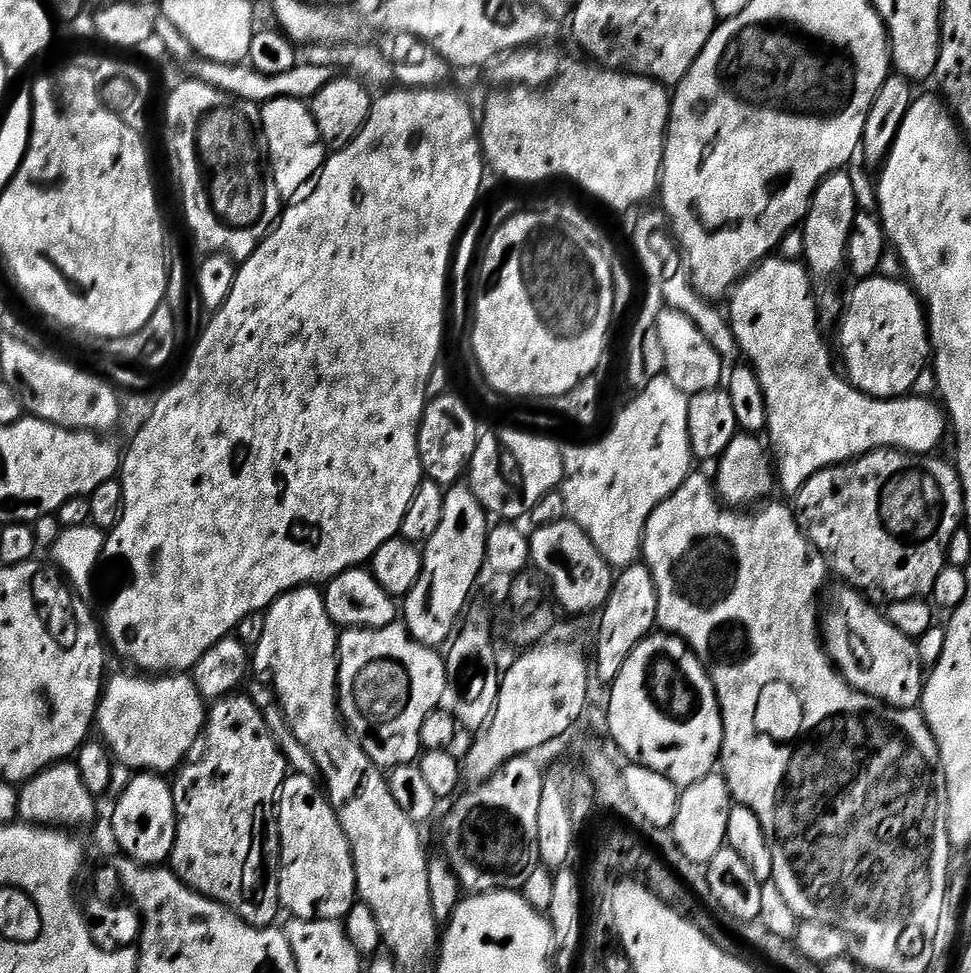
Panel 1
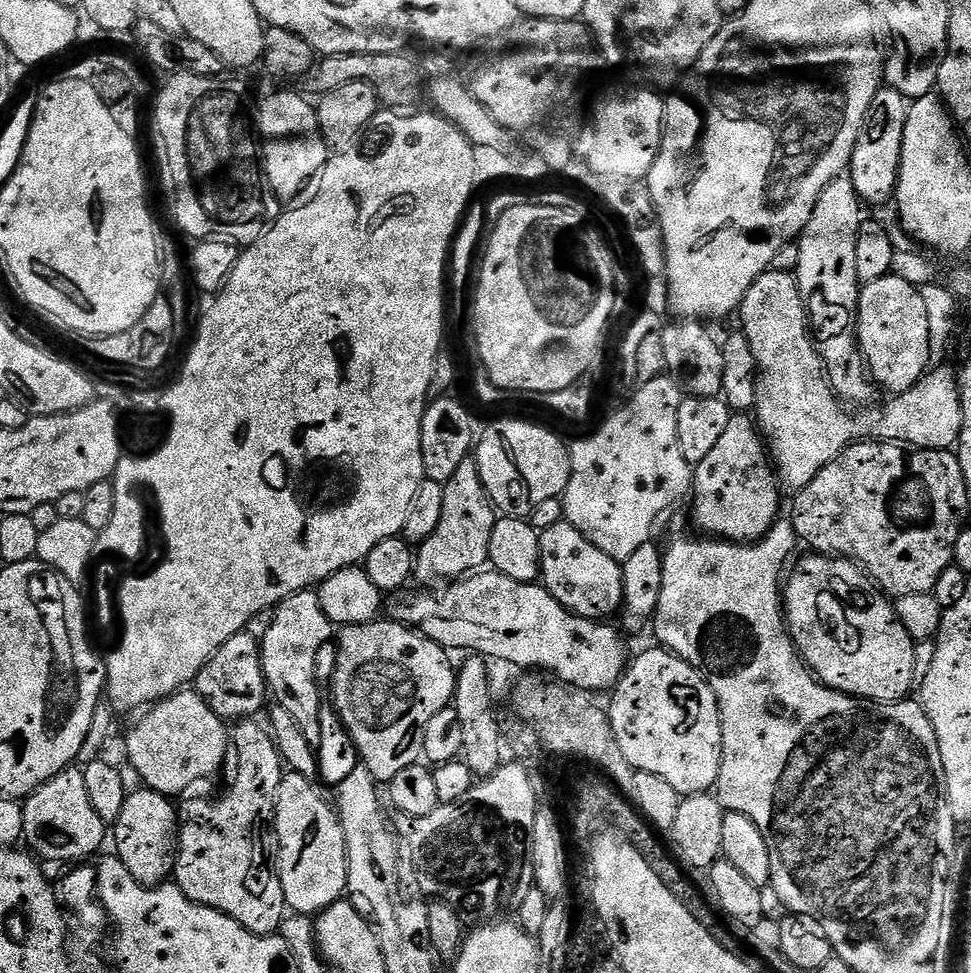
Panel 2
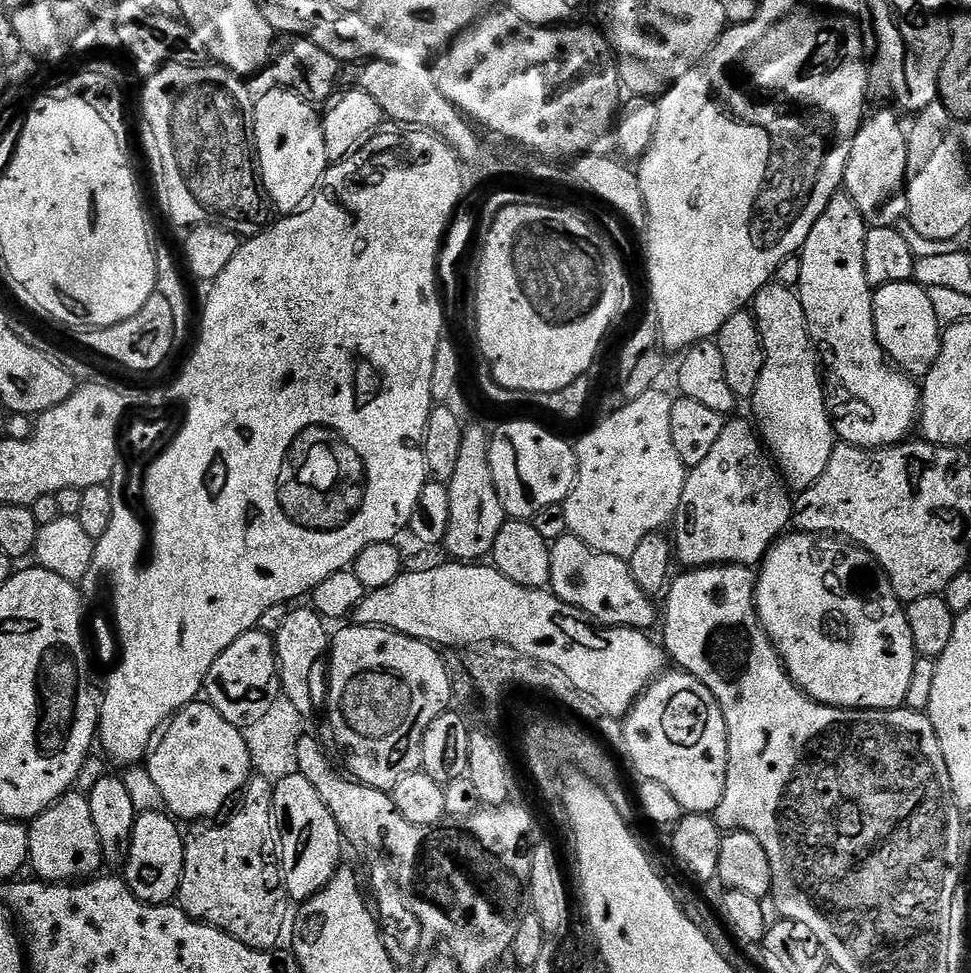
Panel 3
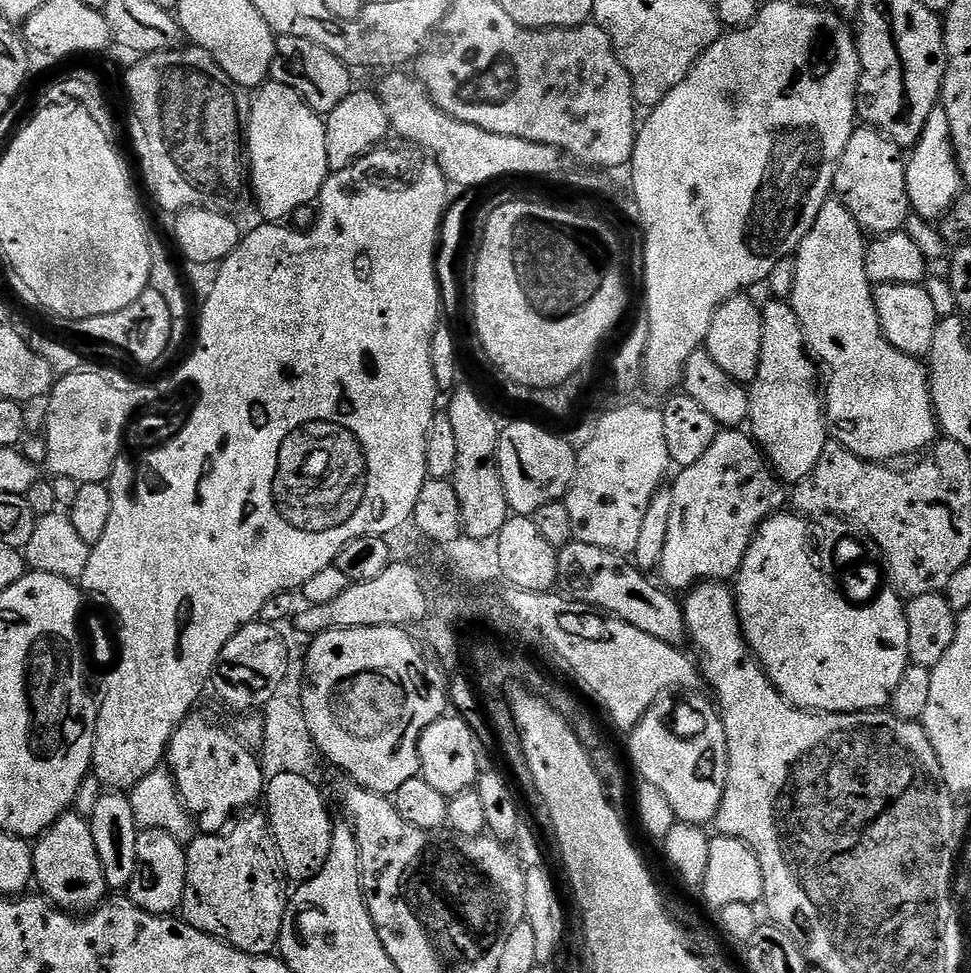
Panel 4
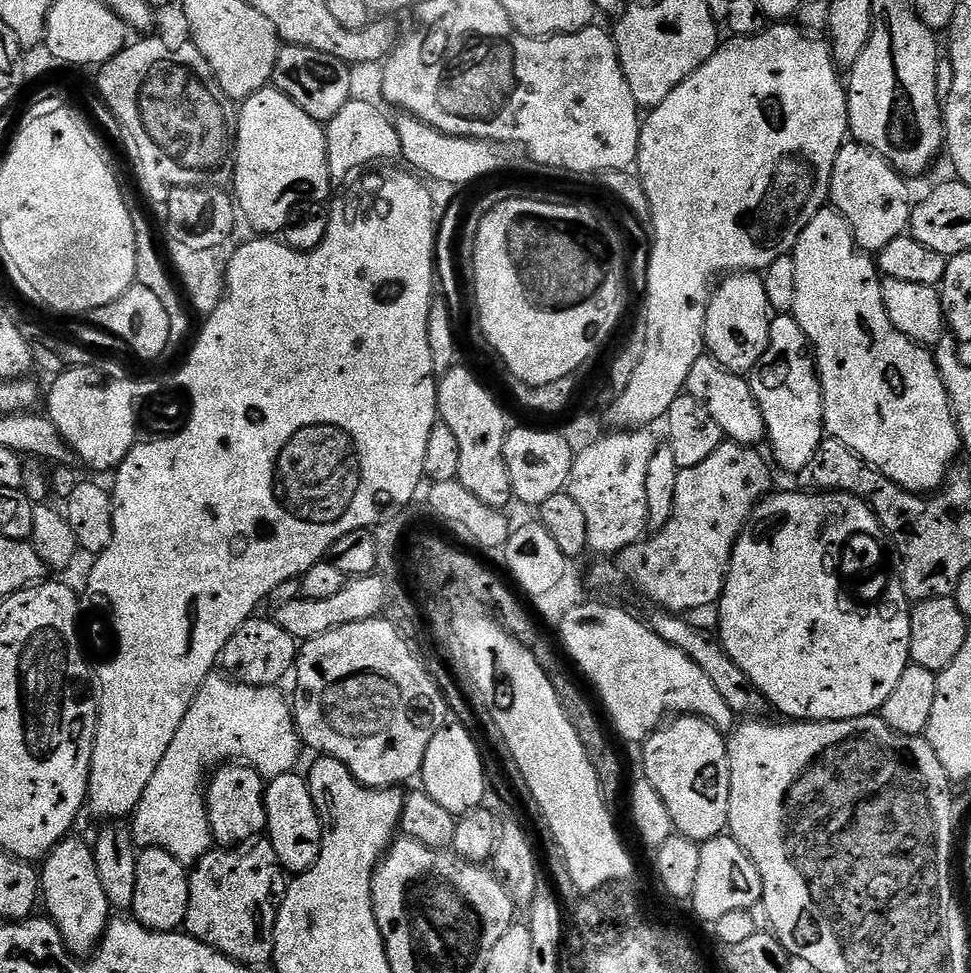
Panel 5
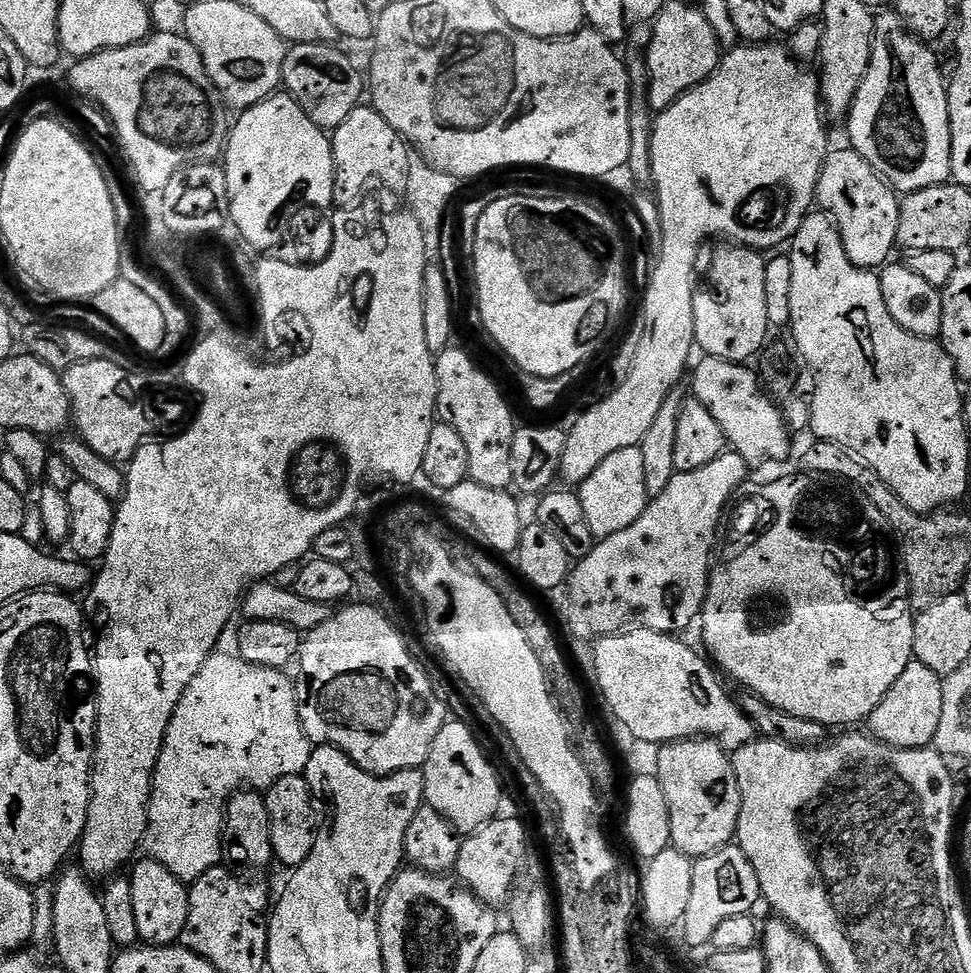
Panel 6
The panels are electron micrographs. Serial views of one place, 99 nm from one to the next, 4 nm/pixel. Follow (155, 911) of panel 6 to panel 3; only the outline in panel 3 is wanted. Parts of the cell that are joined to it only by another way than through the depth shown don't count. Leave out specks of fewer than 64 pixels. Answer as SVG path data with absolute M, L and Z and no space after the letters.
M164 810L137 815L128 847L128 858L122 865L122 878L128 884L128 889L143 904L172 904L177 899L184 869L186 839L179 827L181 825Z

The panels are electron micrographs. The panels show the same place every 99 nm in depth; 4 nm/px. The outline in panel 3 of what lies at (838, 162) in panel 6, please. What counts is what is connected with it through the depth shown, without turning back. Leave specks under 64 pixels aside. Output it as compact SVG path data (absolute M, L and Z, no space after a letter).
M891 107L880 108L877 112L869 111L860 124L858 134L854 138L854 146L850 146L850 158L844 171L843 191L858 206L864 223L873 228L890 228L899 225L908 215L908 132L900 125L897 113Z

